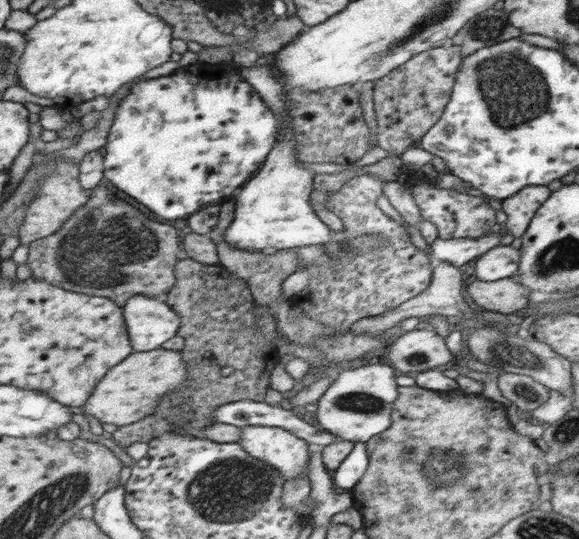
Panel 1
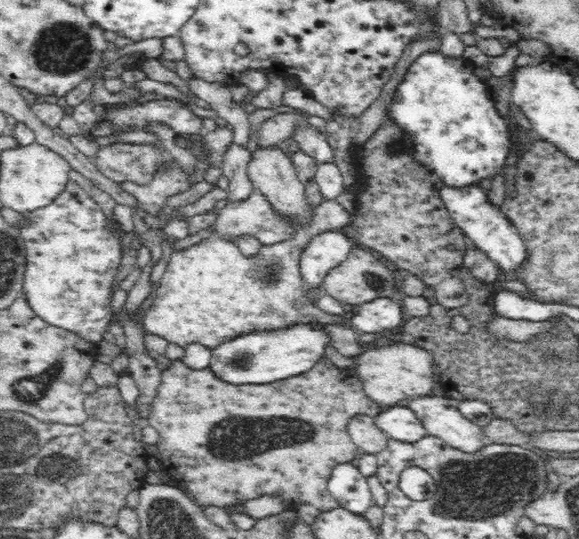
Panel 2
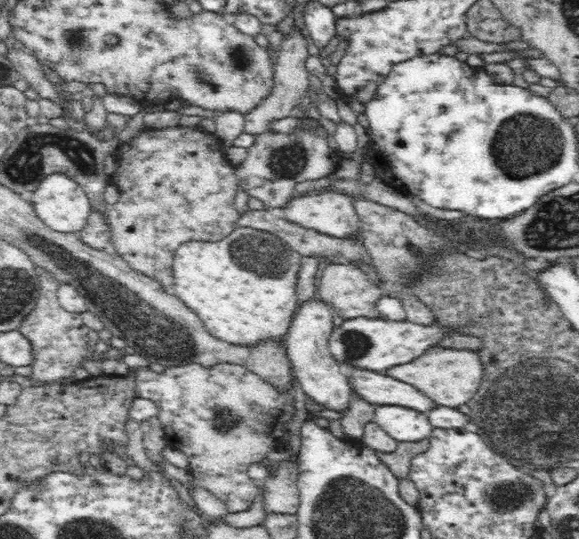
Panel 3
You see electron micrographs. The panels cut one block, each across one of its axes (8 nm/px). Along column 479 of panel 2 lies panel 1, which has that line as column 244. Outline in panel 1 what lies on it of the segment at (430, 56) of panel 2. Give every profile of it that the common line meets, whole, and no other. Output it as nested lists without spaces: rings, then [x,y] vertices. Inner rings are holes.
[[[232,61],[217,64],[190,62],[183,67],[183,70],[177,69],[173,74],[135,83],[131,87],[129,95],[121,101],[121,105],[117,109],[117,117],[115,117],[115,122],[109,133],[104,156],[105,180],[109,180],[115,187],[127,192],[129,196],[137,198],[141,204],[149,206],[153,212],[157,212],[161,218],[167,218],[167,220],[177,220],[187,214],[195,214],[205,206],[218,204],[219,198],[230,198],[233,195],[233,190],[237,190],[237,186],[241,186],[249,178],[249,174],[263,162],[263,158],[268,156],[267,152],[275,140],[273,114],[265,108],[265,104],[259,100],[259,93],[250,84],[247,84],[247,80],[238,72],[238,67],[235,65],[239,66]],[[215,86],[223,86],[221,90],[227,90],[227,92],[215,92]]]

